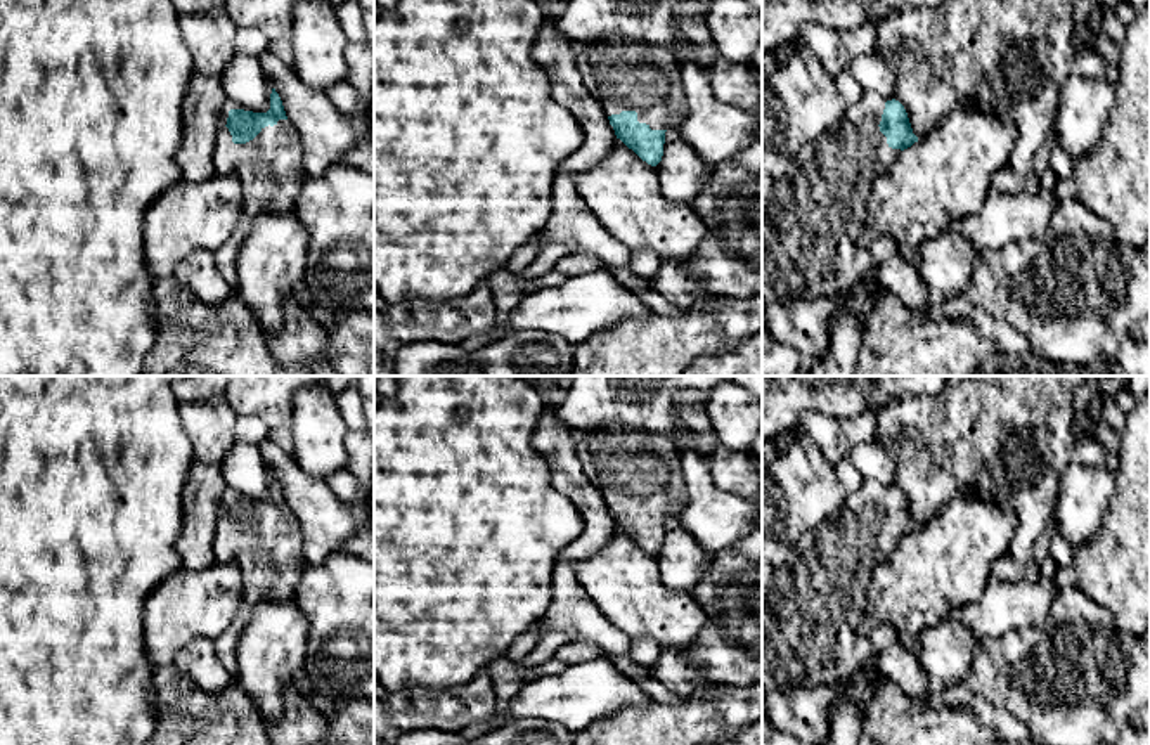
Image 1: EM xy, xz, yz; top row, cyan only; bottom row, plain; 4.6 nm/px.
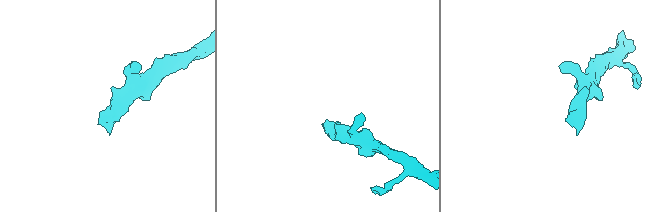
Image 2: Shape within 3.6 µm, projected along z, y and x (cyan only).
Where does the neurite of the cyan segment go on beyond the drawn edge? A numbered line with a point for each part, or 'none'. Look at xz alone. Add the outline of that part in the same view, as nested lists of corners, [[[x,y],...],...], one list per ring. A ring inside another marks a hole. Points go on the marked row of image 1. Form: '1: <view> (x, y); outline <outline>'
1: xz (622, 75); outline [[[627,40],[572,43],[584,83],[606,116],[636,111],[651,130],[679,130],[686,121],[688,99],[672,54]]]

